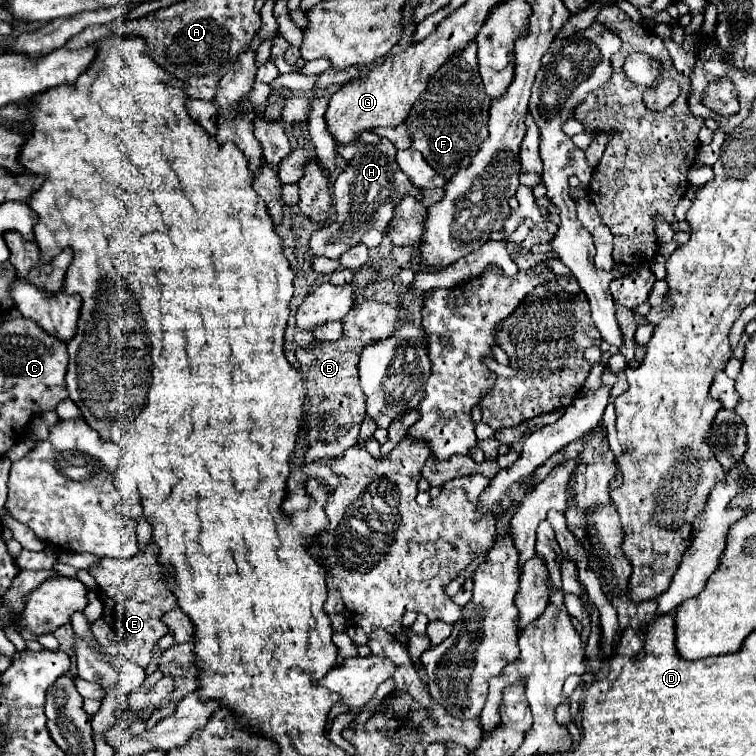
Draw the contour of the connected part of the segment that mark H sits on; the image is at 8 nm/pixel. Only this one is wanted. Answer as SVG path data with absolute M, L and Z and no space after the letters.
M380 140L378 144L368 144L362 146L356 156L350 160L348 168L336 178L334 182L334 220L326 224L316 224L312 236L310 236L310 250L316 256L326 256L326 258L340 258L344 252L354 248L356 244L362 242L362 236L376 228L376 230L386 230L390 220L392 220L392 210L398 200L402 200L402 194L410 190L410 180L406 180L406 174L400 172L398 164L394 164L394 144L390 140Z

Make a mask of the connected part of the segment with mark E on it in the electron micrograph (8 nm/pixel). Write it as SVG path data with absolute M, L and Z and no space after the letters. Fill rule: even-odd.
M150 540L132 558L100 558L90 568L104 602L104 612L98 620L90 622L90 632L98 648L86 646L84 638L74 636L74 654L80 678L100 684L104 690L108 690L118 684L118 670L112 666L114 658L122 656L142 668L150 664L156 642L170 632L170 628L160 618L178 606L178 600L170 590L174 586L172 568L162 564L158 556L158 544Z

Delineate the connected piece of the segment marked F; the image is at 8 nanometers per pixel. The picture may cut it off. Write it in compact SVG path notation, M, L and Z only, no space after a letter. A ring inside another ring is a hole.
M472 38L466 48L452 54L450 60L446 60L446 64L442 64L442 68L430 76L426 90L418 96L410 116L404 122L414 138L410 148L422 152L426 162L440 176L444 176L446 182L450 182L460 168L470 164L480 144L488 138L486 124L490 98L486 96L484 84L480 80L476 50L476 38Z

